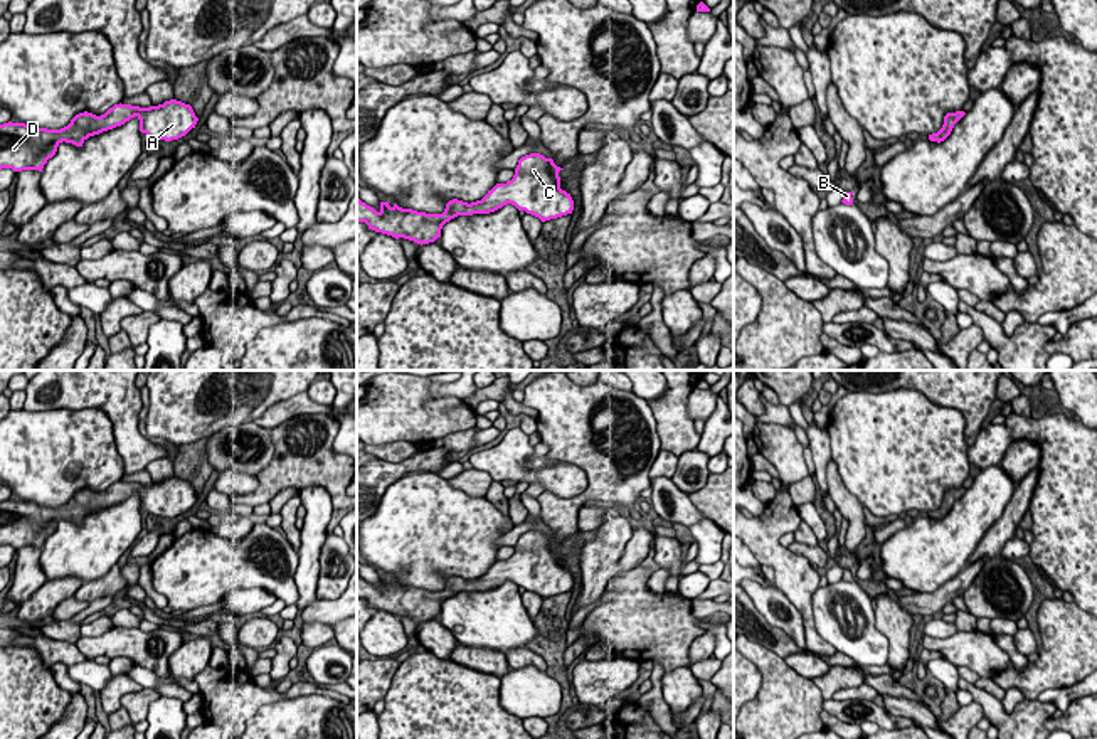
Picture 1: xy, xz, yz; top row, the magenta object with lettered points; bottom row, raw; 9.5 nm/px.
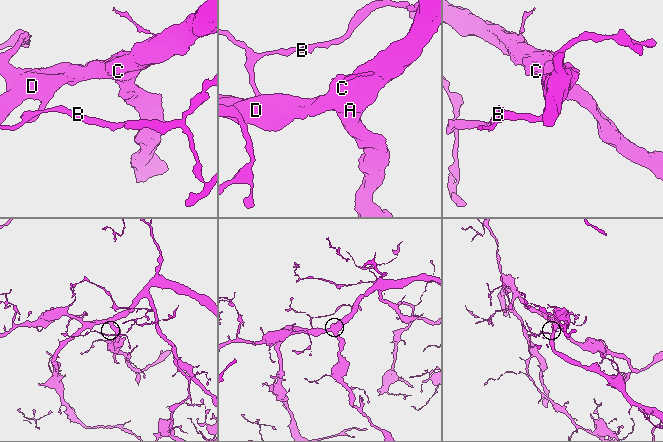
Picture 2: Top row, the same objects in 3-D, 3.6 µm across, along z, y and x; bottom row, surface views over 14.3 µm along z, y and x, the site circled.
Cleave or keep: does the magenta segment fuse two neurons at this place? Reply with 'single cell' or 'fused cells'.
single cell

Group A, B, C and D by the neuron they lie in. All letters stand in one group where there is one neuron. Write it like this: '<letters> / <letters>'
A B C D

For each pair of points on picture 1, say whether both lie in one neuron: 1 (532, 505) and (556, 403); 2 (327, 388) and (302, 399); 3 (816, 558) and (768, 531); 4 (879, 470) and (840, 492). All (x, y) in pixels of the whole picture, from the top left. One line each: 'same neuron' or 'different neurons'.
1: different neurons
2: different neurons
3: different neurons
4: different neurons

